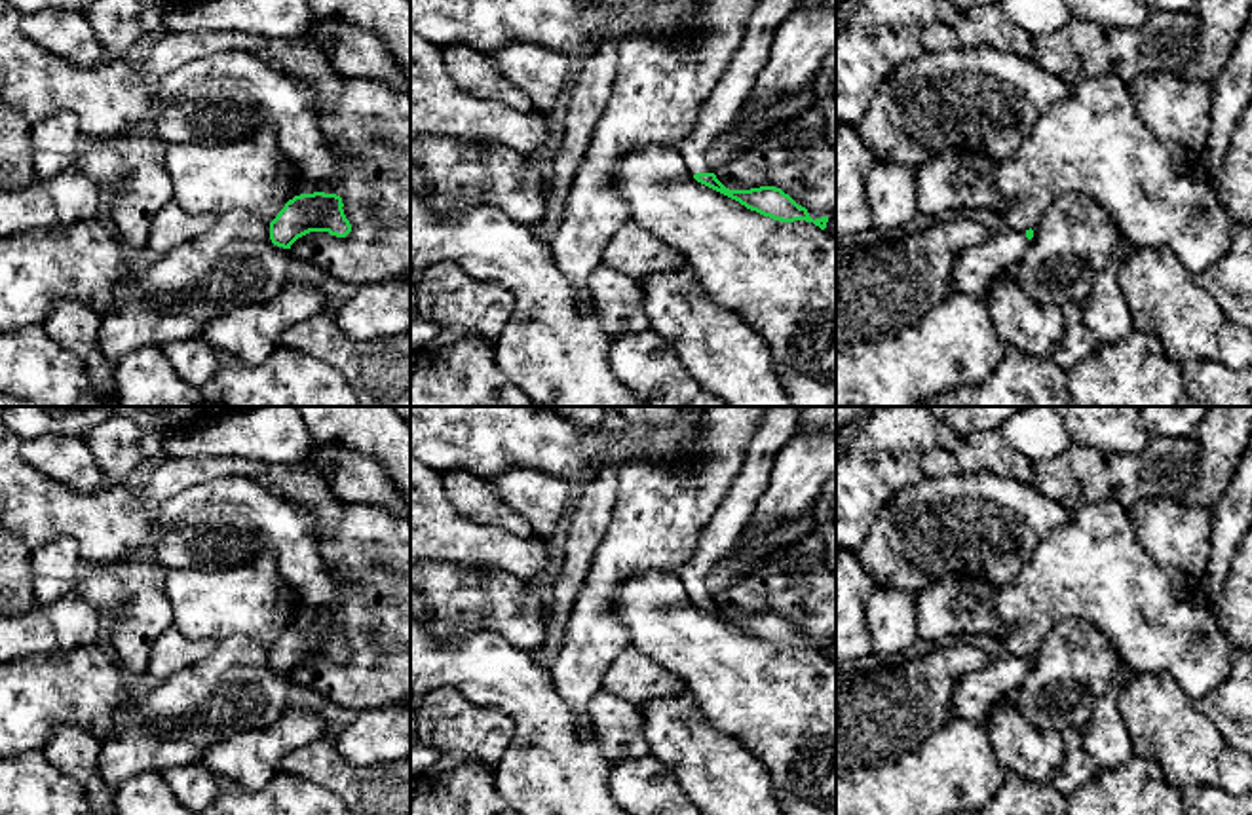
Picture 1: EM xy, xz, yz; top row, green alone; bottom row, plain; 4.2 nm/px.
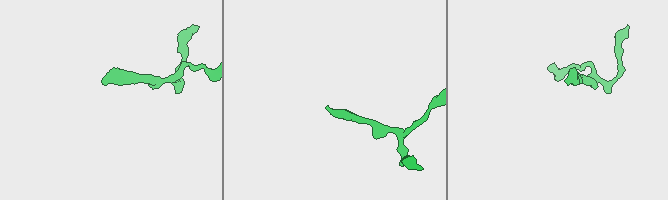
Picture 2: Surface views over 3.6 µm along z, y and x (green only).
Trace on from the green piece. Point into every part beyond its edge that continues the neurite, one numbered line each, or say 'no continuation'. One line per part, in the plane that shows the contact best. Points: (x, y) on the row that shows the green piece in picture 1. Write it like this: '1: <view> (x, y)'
1: xz (722, 105)

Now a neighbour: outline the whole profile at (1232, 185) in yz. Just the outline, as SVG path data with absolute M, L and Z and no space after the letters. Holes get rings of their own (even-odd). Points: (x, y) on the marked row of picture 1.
M1252 97L1233 131L1224 161L1214 177L1208 177L1218 203L1241 224L1252 224Z

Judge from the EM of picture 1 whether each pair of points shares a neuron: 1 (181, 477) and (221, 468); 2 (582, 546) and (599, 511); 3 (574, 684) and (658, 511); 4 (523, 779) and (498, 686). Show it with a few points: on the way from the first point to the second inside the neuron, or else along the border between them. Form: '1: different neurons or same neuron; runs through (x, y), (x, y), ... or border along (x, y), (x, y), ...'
1: same neuron; runs through (190, 470), (211, 468)
2: same neuron; runs through (584, 538), (591, 519)
3: same neuron; runs through (591, 641), (599, 587), (622, 555)
4: same neuron; runs through (540, 757), (540, 728), (521, 709)

